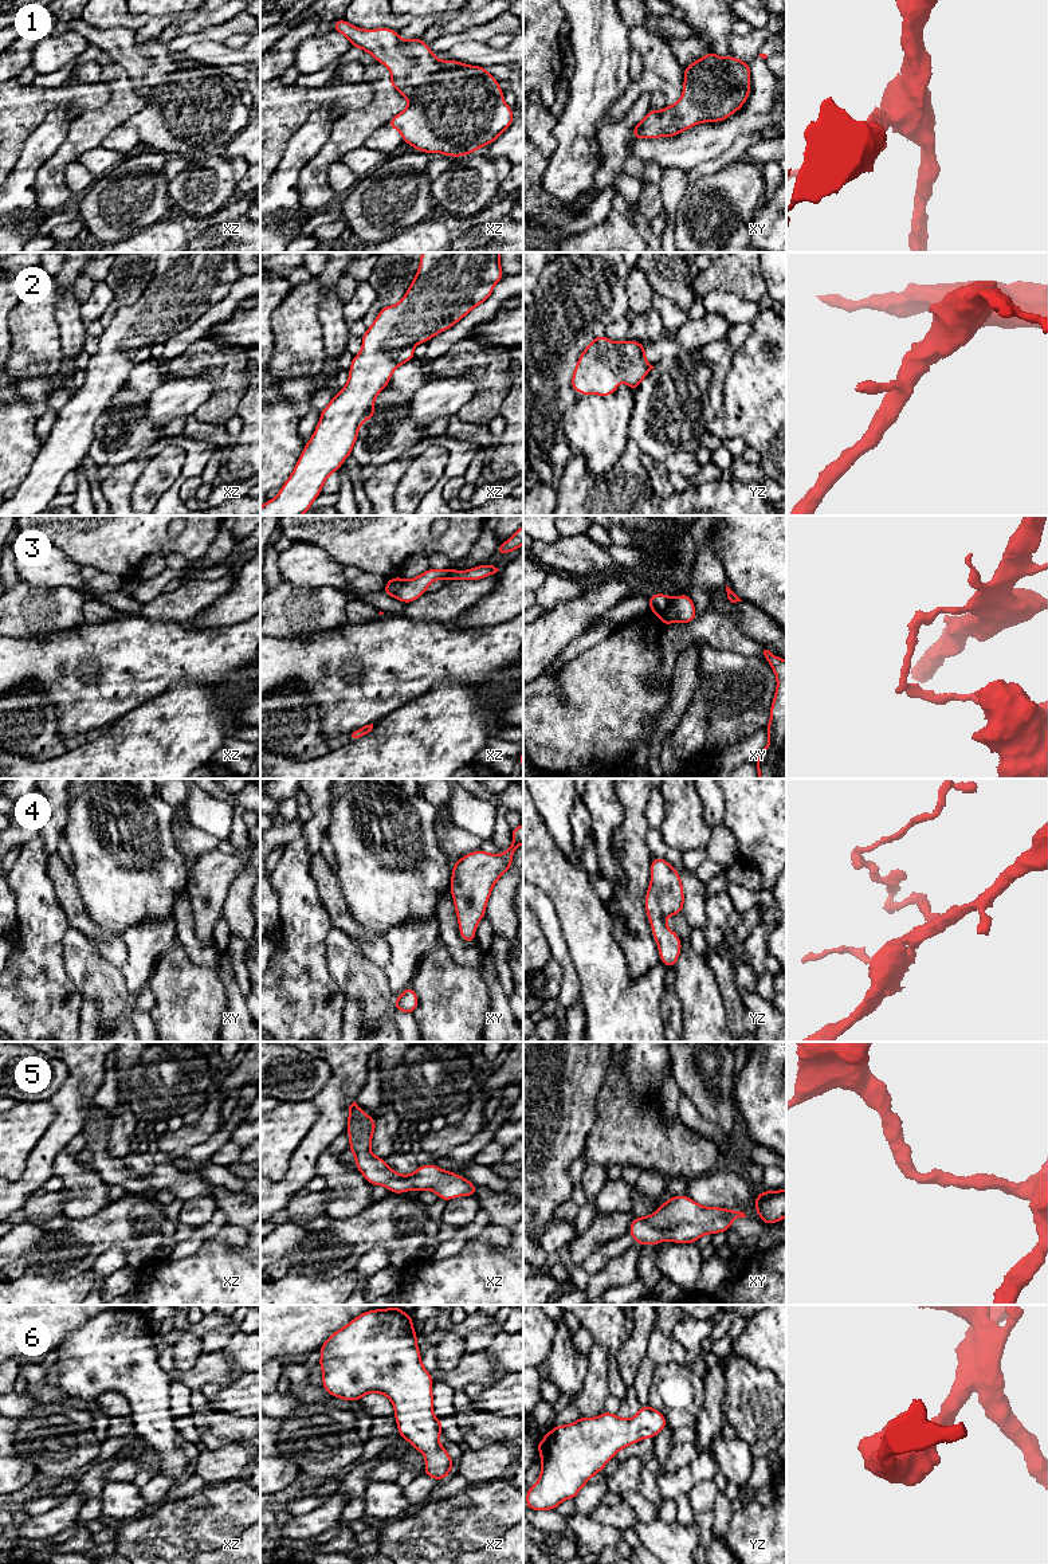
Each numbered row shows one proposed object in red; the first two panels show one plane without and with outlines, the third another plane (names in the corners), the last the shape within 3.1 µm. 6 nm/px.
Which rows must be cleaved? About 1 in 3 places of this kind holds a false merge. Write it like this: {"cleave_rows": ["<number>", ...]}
{"cleave_rows": ["3"]}

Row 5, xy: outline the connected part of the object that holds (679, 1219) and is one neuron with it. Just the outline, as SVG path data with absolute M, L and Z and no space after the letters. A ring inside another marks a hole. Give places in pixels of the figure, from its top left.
M687 1195L674 1196L649 1216L635 1216L628 1234L637 1244L659 1244L663 1240L696 1243L704 1234L730 1231L731 1222L745 1212L703 1207Z

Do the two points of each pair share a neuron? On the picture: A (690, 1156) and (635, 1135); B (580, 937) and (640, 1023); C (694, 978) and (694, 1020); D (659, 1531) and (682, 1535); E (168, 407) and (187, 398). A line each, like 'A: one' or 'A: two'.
A: one
B: one
C: one
D: one
E: one

